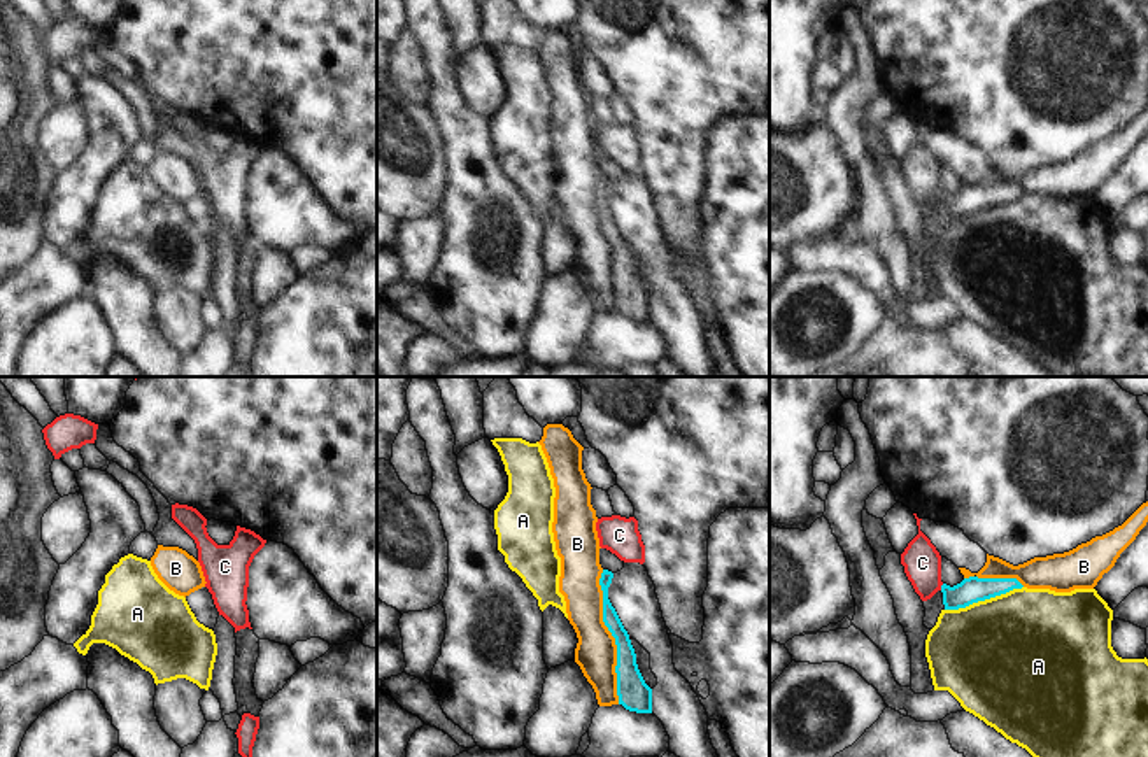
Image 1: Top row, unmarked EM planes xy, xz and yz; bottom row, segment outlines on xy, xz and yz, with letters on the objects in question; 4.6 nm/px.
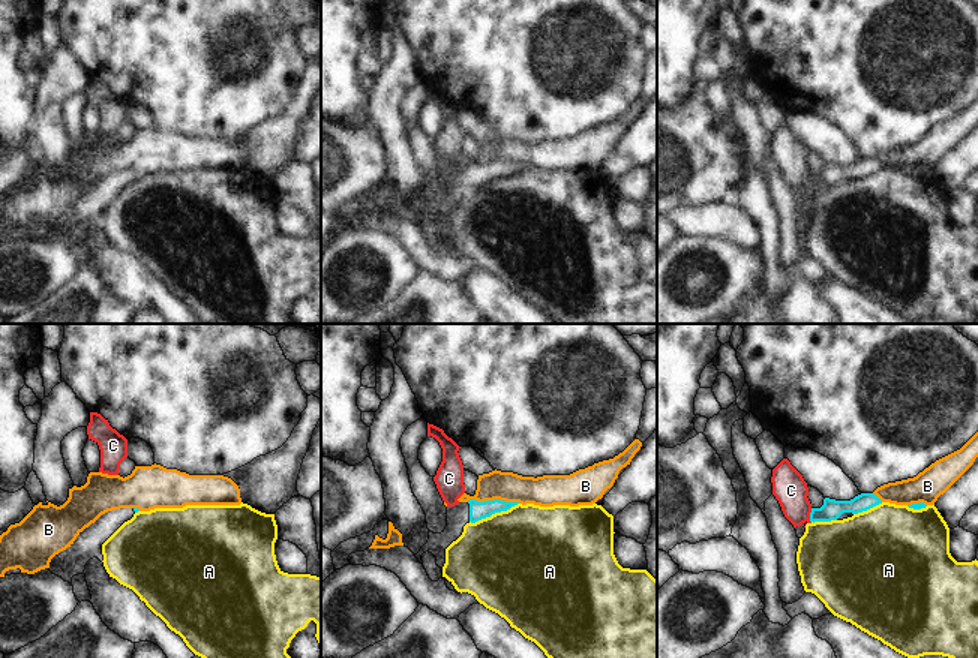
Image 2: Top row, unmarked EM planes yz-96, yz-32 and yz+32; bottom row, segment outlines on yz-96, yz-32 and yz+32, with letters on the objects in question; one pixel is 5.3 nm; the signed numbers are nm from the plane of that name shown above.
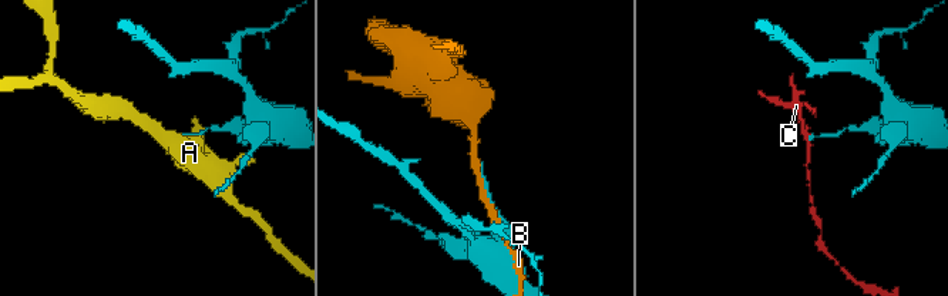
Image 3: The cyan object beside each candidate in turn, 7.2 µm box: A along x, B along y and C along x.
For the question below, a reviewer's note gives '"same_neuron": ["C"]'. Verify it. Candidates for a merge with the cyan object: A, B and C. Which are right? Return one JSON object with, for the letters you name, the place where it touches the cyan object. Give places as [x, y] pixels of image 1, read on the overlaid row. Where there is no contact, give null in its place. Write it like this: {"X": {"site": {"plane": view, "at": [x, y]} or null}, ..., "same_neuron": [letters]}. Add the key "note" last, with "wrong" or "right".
{"same_neuron": [], "note": "wrong"}

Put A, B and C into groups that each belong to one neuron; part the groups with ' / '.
A / B / C

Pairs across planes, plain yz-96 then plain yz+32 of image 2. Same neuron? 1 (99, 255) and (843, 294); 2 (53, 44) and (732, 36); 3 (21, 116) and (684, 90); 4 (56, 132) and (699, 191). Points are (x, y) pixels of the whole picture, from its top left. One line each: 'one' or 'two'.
1: one
2: two
3: one
4: two

